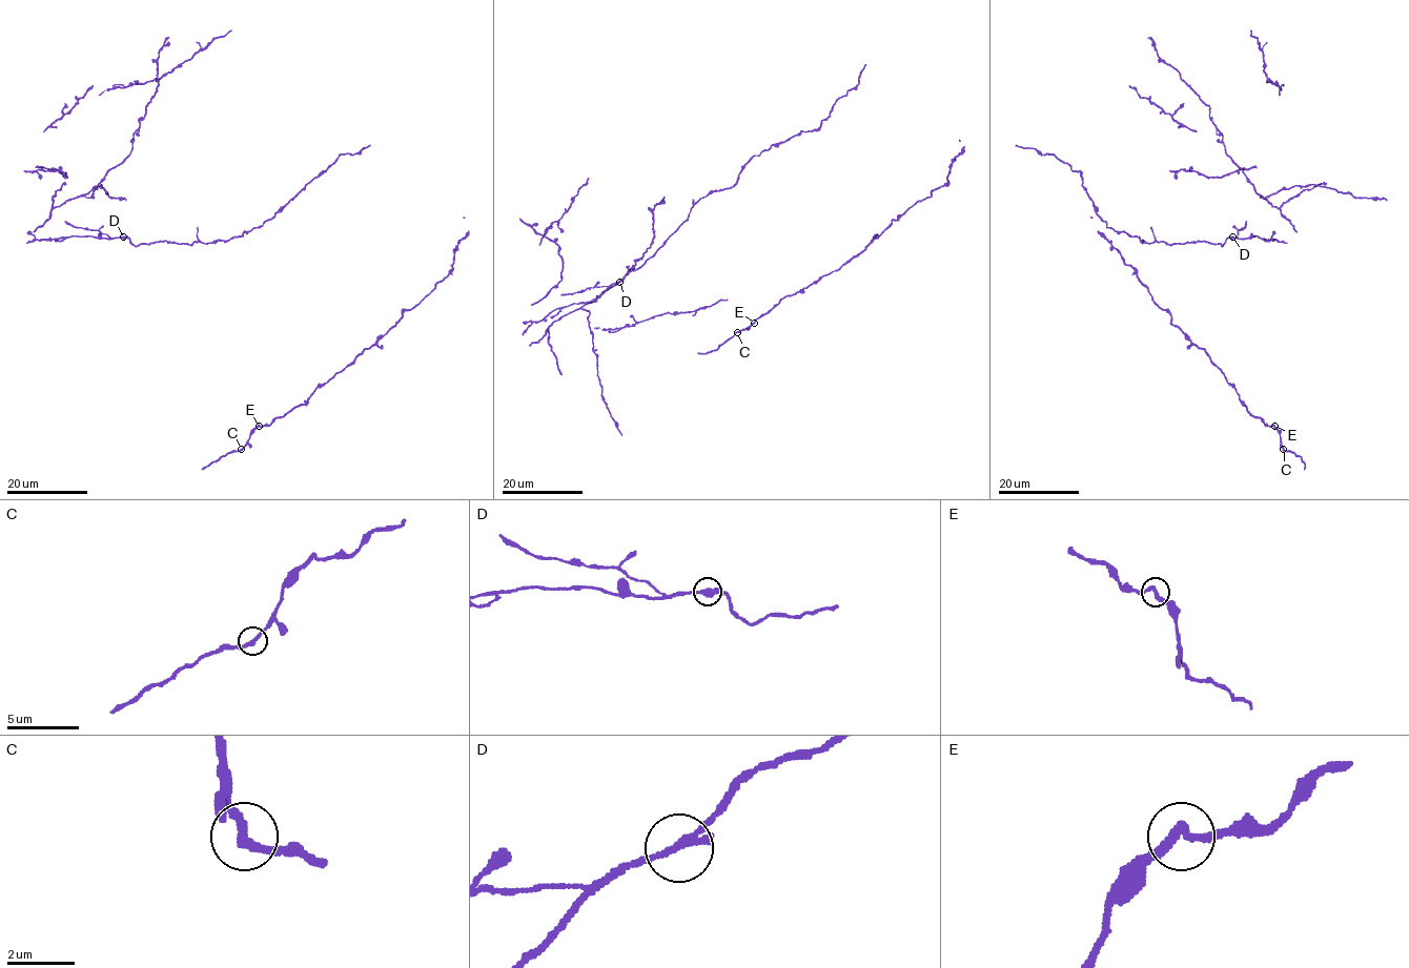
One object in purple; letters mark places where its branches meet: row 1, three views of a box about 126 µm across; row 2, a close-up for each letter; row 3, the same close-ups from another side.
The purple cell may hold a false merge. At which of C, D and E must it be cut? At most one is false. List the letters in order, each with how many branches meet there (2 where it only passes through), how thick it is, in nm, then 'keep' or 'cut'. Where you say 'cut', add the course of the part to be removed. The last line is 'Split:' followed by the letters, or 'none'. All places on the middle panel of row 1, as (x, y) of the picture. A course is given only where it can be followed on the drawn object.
C: 2 branches meet; 240 nm thick; keep
D: 2 branches meet; 240 nm thick; cut; foreign part runs (619, 282), (560, 294)
E: 2 branches meet; 240 nm thick; keep
Split: D

